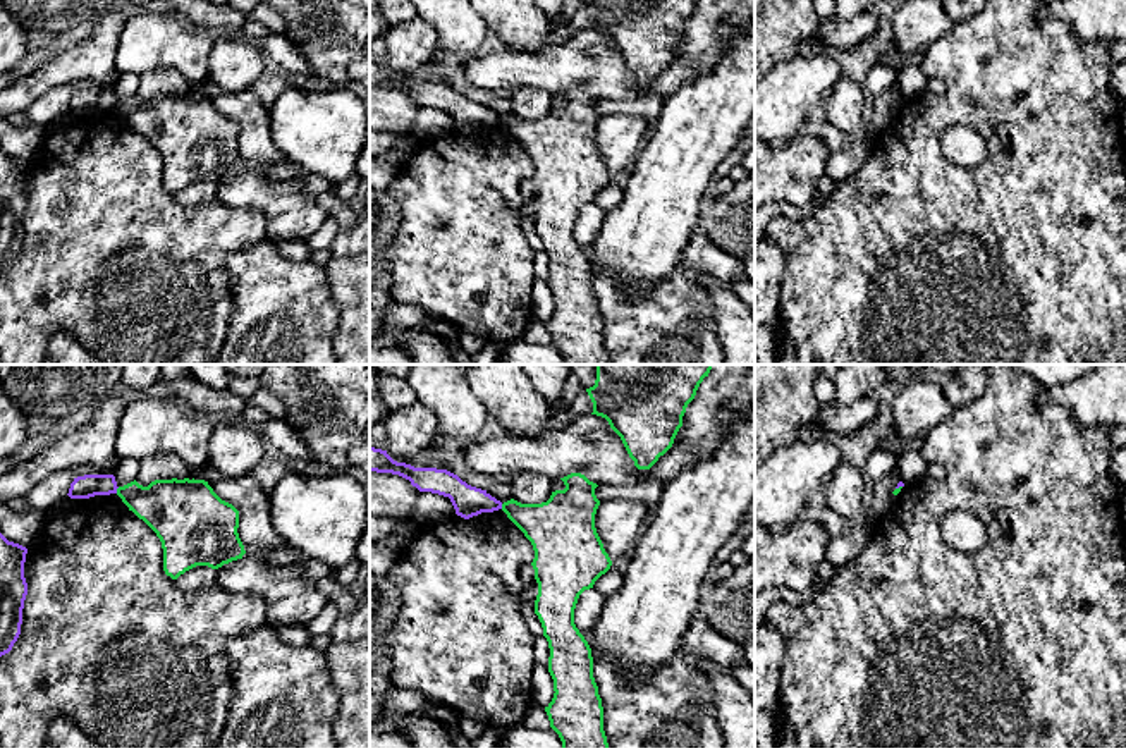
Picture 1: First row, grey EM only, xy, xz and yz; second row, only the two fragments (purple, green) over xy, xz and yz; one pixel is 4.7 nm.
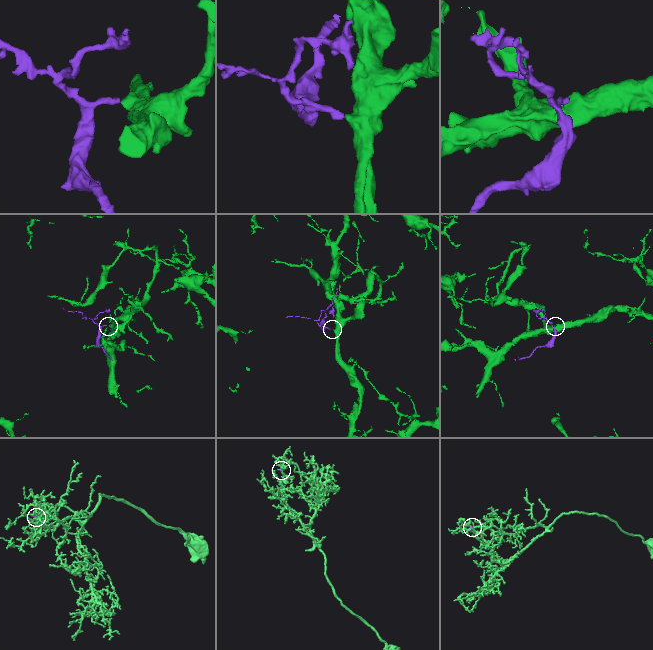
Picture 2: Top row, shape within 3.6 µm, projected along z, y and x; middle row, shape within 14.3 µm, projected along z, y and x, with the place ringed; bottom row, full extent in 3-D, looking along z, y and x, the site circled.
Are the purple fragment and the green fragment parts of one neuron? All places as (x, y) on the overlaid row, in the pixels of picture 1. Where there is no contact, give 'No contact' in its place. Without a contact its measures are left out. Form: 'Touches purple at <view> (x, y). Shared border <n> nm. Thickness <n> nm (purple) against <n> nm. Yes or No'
Touches purple at xy (116, 490). Shared border 40 nm. Thickness 110 nm (purple) against 240 nm. No

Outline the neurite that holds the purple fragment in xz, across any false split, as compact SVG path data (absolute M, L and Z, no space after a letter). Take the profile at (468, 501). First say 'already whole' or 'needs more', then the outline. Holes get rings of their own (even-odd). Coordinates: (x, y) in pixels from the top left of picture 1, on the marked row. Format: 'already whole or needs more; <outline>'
already whole; M371 445L370 471L399 475L409 480L419 492L449 497L456 514L464 519L502 509L502 502L492 497L487 490L468 485L447 469L414 468L406 463L397 463L387 454L387 451Z

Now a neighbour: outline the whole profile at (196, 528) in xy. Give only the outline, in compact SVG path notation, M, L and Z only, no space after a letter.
M136 480L119 487L117 495L139 519L160 538L163 549L163 571L177 579L196 566L218 569L223 564L242 559L246 554L239 538L239 511L222 500L205 480L155 480L148 487Z

